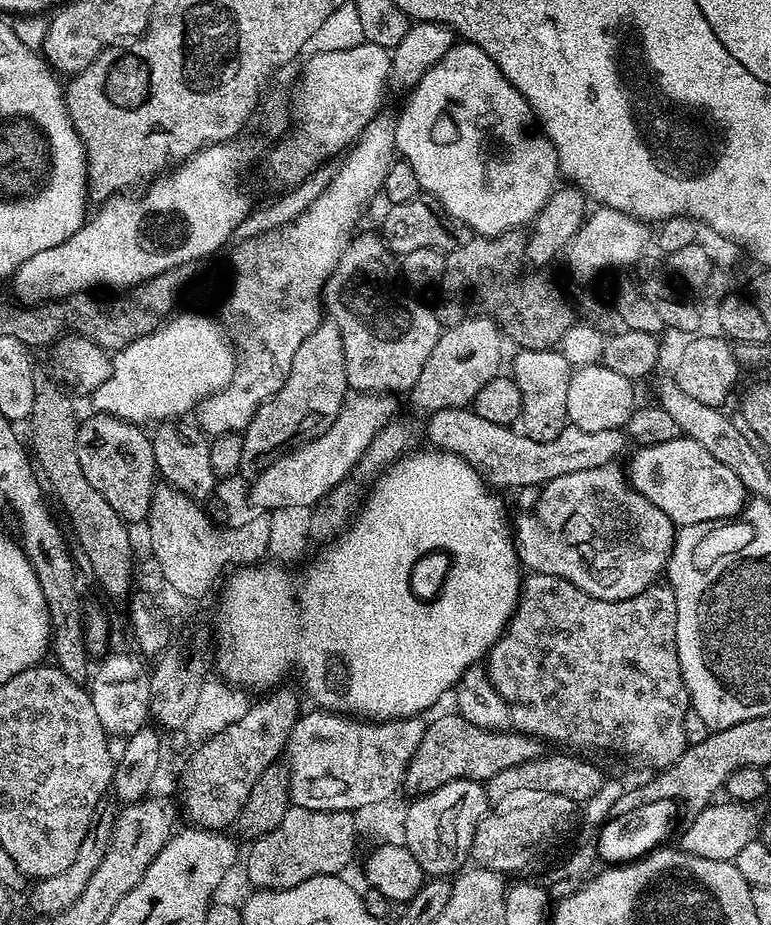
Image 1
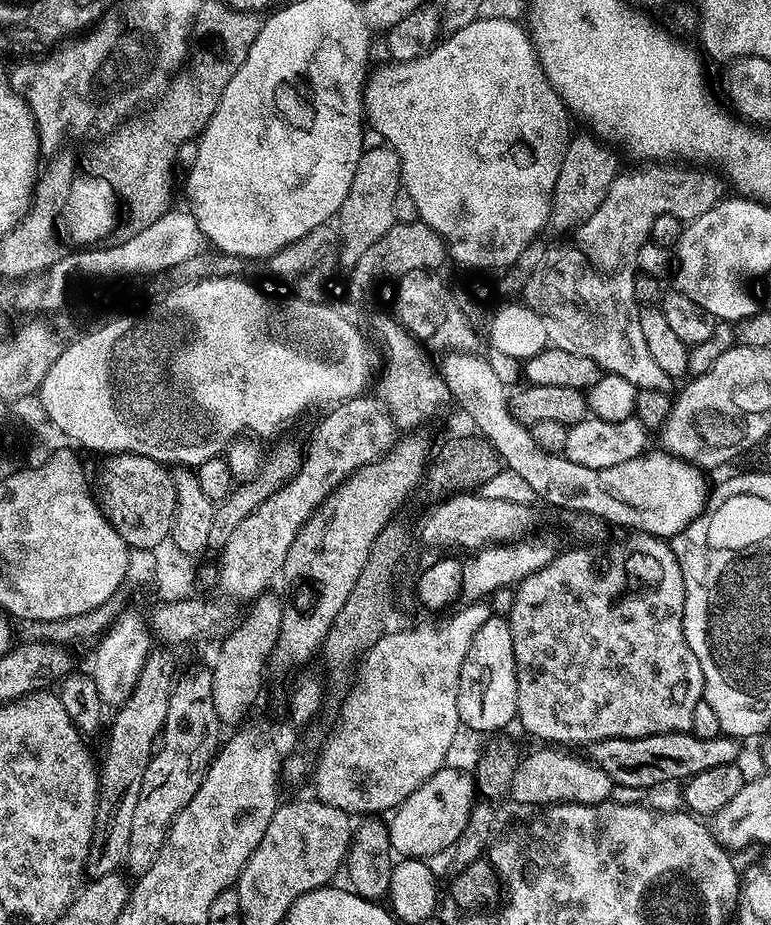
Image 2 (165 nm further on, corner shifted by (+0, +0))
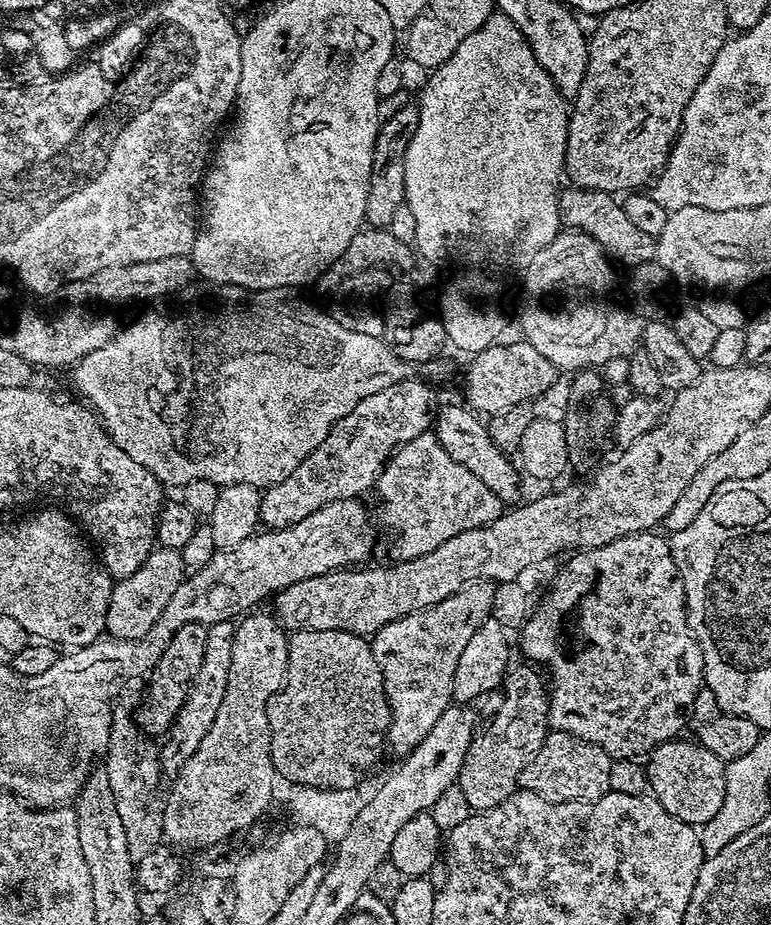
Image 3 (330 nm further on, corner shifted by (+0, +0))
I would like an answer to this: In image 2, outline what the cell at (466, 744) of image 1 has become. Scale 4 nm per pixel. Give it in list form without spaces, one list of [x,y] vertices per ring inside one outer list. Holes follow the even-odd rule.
[[[663,732],[642,738],[606,738],[587,745],[586,756],[598,765],[612,780],[613,785],[642,787],[653,790],[659,784],[671,780],[686,782],[702,770],[714,770],[714,766],[735,764],[741,758],[741,741],[734,736],[695,736],[690,732]]]

